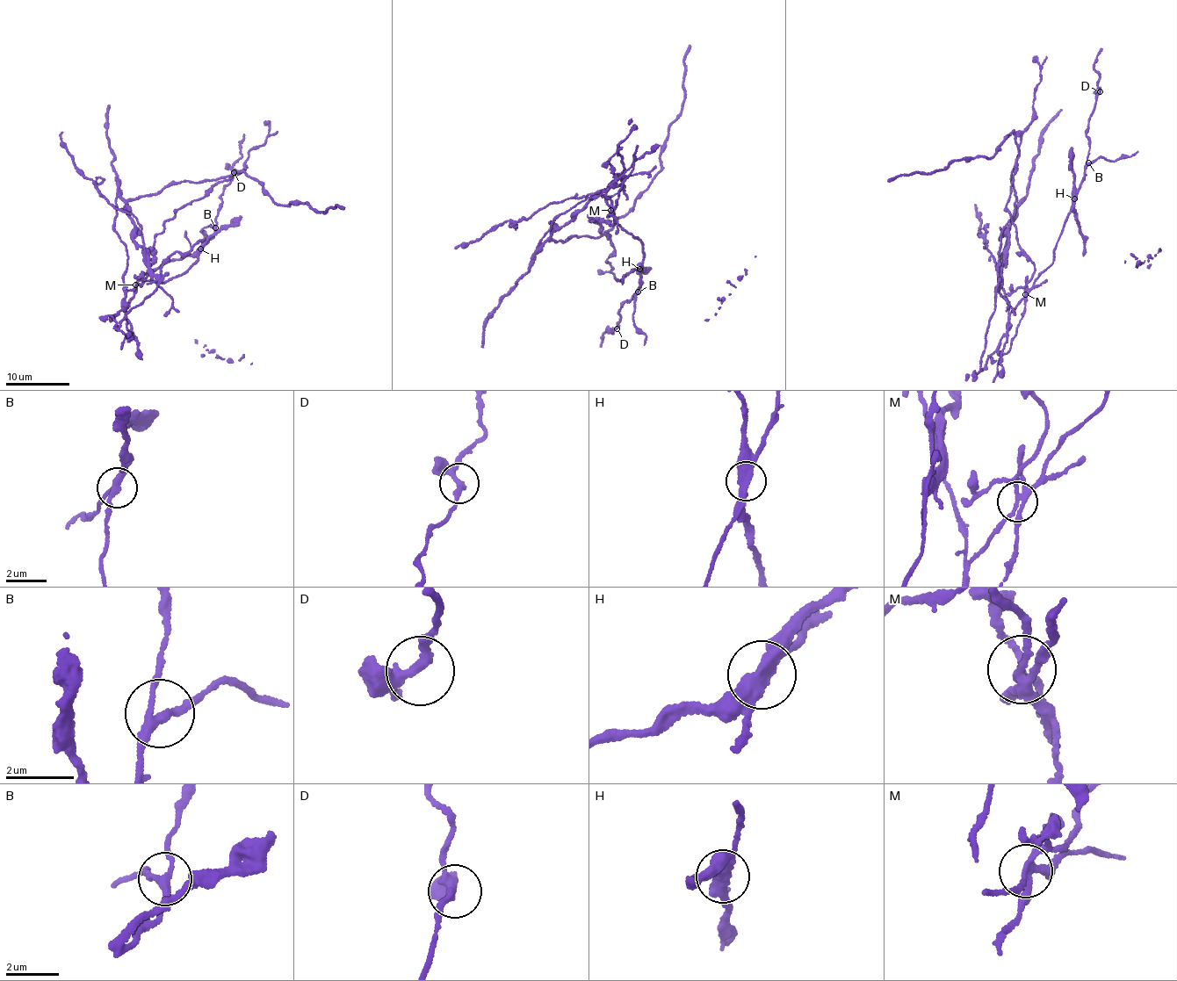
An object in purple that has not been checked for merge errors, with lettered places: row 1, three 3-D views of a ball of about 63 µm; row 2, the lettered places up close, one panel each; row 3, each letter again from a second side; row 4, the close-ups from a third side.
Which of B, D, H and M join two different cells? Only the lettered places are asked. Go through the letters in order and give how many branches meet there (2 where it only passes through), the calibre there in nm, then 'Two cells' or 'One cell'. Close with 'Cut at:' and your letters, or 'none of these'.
B: Branches: 3. Thickness 240 nm. One cell
D: Branches: 3. Thickness 240 nm. One cell
H: Branches: 2. Thickness 440 nm. Two cells
M: Branches: 4. Thickness 200 nm. Two cells
Cut at: H, M

